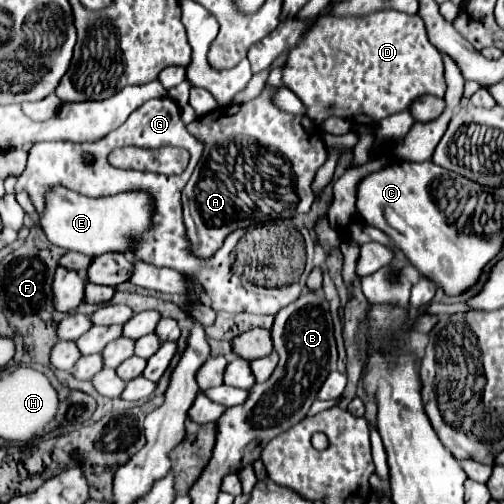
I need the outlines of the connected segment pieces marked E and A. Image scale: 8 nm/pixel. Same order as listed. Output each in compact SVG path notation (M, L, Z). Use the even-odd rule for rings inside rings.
M51 187L45 193L45 209L39 213L39 223L47 239L57 247L97 257L109 251L127 253L135 235L151 225L151 213L153 199L147 193L121 193L115 197L89 199L67 187Z
M265 85L255 99L239 105L220 106L187 125L187 131L205 145L197 167L183 189L183 221L197 257L213 255L221 247L223 239L235 229L255 227L269 219L291 219L307 213L315 201L311 181L317 169L327 161L327 147L323 147L325 143L321 139L321 129L309 117L291 115L277 109L271 102L274 91L275 86ZM253 143L261 143L261 147L271 153L249 153L249 145Z

